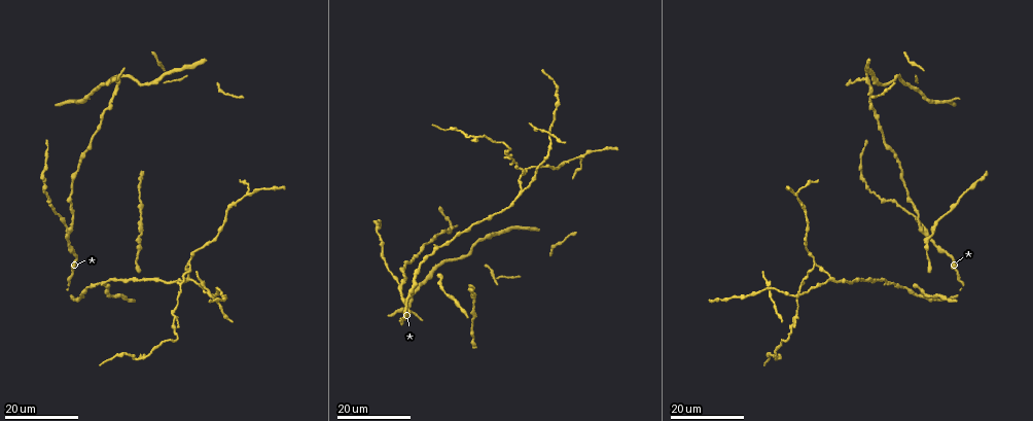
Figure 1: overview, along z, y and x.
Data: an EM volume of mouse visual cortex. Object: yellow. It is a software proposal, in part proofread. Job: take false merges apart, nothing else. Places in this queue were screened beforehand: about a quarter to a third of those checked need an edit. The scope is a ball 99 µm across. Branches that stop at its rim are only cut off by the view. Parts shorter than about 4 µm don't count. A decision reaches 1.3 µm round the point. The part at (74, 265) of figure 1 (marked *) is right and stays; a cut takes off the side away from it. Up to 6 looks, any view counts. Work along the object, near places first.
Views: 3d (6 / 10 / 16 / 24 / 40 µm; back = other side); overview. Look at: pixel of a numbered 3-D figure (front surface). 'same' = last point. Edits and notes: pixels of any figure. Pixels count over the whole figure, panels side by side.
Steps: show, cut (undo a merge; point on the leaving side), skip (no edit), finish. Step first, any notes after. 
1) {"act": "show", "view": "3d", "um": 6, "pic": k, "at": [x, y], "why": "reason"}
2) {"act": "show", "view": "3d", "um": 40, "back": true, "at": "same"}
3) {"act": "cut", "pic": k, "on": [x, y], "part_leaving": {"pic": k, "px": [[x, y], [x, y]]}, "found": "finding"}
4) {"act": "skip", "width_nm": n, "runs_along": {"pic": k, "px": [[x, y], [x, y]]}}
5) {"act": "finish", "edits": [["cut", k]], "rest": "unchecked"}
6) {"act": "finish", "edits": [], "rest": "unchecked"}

{"act": "show", "view": "3d", "um": 16, "pic": 1, "at": [401, 283], "why": "three-way junction"}

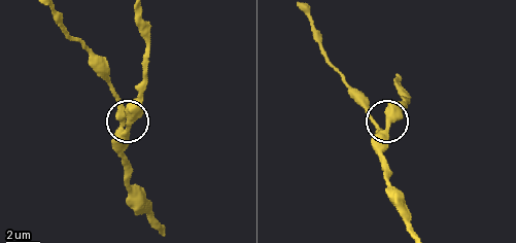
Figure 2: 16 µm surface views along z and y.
{"act": "show", "view": "3d", "um": 10, "pic": 2, "at": [388, 126], "why": "zoom in"}

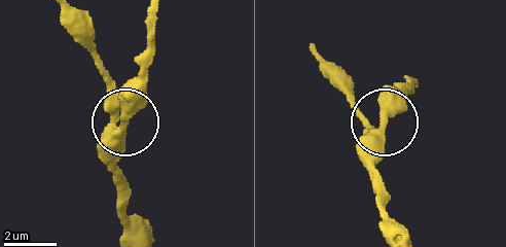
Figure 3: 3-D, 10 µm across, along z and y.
{"act": "show", "view": "3d", "um": 6, "pic": 3, "at": [381, 121]}

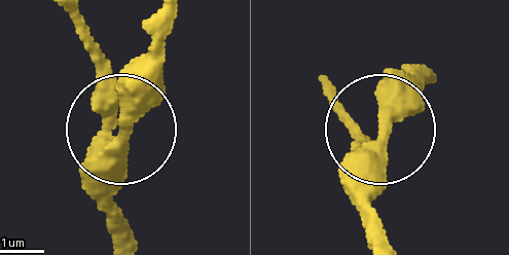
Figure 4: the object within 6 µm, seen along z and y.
{"act": "skip", "runs_along": {"pic": 4, "px": [[123, 240], [112, 74], [82, 33]]}, "found": "one neuron here"}

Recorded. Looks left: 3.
{"act": "show", "view": "3d", "um": 16, "pic": 1, "at": [860, 160], "why": "narrows sharply"}

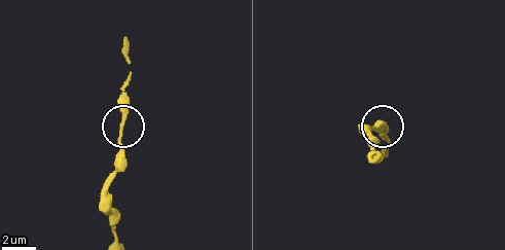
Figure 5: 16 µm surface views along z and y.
{"act": "show", "view": "3d", "um": 6, "pic": 5, "at": [121, 133]}

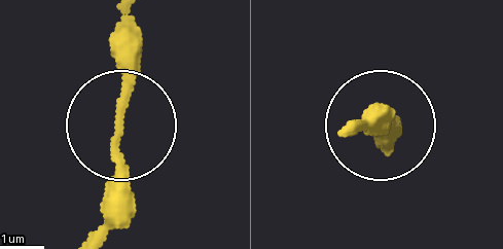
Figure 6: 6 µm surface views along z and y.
{"act": "skip", "runs_along": {"pic": 6, "px": [[98, 229], [119, 119], [119, 24]]}, "found": "one neuron here"}

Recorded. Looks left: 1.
{"act": "finish", "edits": [], "rest": "unchecked"}

